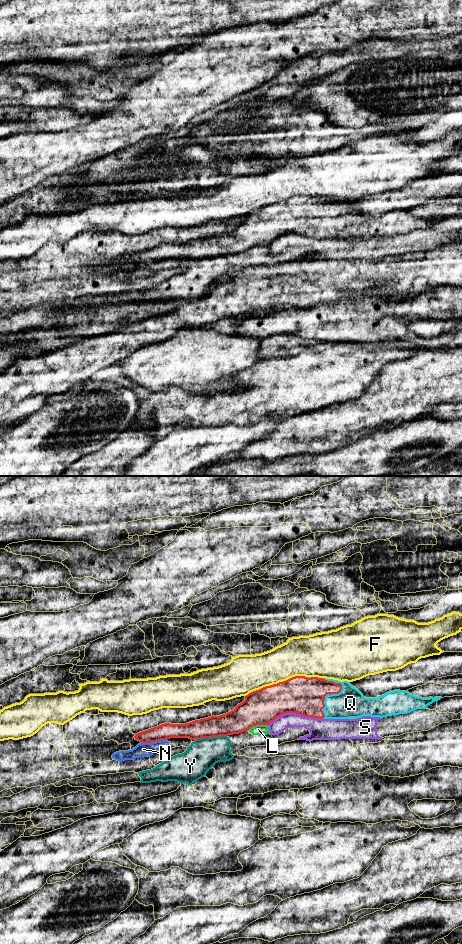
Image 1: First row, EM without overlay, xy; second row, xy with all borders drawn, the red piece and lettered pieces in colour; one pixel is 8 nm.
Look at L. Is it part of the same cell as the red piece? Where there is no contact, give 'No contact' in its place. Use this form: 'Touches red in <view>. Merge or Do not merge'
Touches red in xy. Do not merge

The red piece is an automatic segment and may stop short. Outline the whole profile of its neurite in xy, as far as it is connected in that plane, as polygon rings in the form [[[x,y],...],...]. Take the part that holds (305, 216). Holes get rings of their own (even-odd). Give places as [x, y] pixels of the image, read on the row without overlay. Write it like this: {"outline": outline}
{"outline": [[[295,196],[286,201],[253,211],[245,216],[245,220],[234,230],[220,235],[195,240],[186,244],[164,243],[157,247],[135,254],[135,260],[141,263],[152,263],[170,258],[189,258],[191,260],[228,256],[248,251],[256,245],[269,245],[276,238],[286,233],[296,233],[305,237],[318,239],[349,239],[363,236],[387,237],[407,234],[417,229],[425,229],[428,225],[442,217],[422,218],[408,211],[394,210],[377,218],[366,218],[353,207],[350,202],[338,200]]]}

